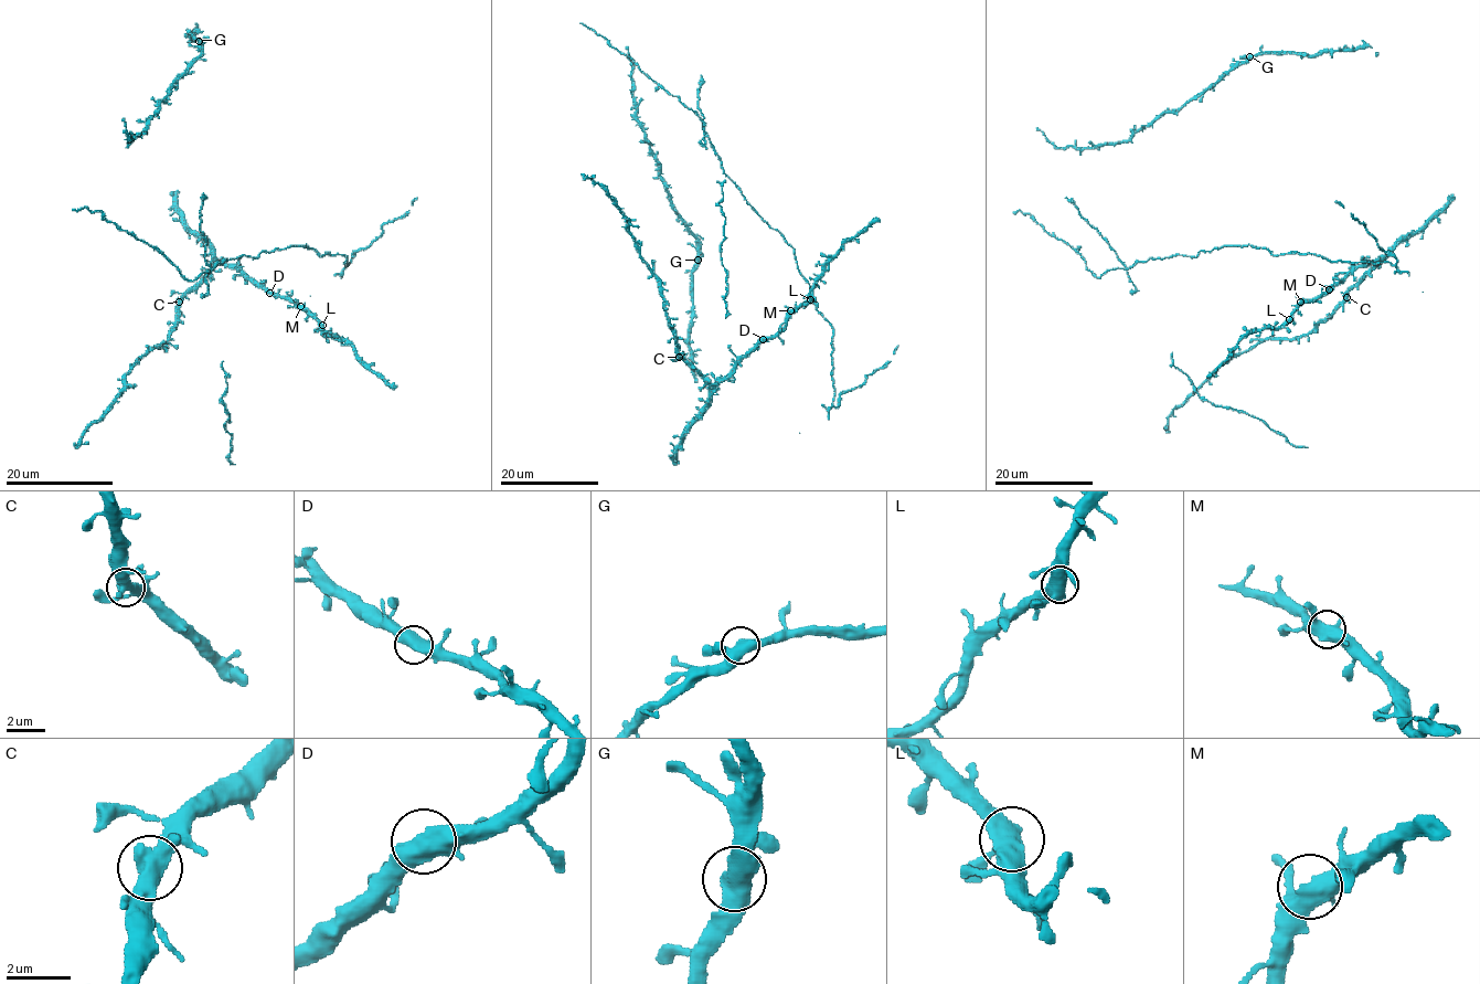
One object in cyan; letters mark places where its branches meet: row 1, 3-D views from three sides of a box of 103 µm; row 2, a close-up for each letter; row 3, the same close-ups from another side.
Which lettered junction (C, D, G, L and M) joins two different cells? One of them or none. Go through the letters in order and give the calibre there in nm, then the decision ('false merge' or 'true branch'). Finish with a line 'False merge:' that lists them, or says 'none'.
C: calibre 480 nm; true branch
D: calibre 480 nm; true branch
G: calibre 460 nm; true branch
L: calibre 480 nm; true branch
M: calibre 480 nm; true branch
False merge: none

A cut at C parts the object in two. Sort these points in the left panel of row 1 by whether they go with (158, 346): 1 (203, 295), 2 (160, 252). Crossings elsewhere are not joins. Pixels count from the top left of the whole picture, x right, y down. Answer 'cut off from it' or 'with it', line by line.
1: cut off from it
2: cut off from it

